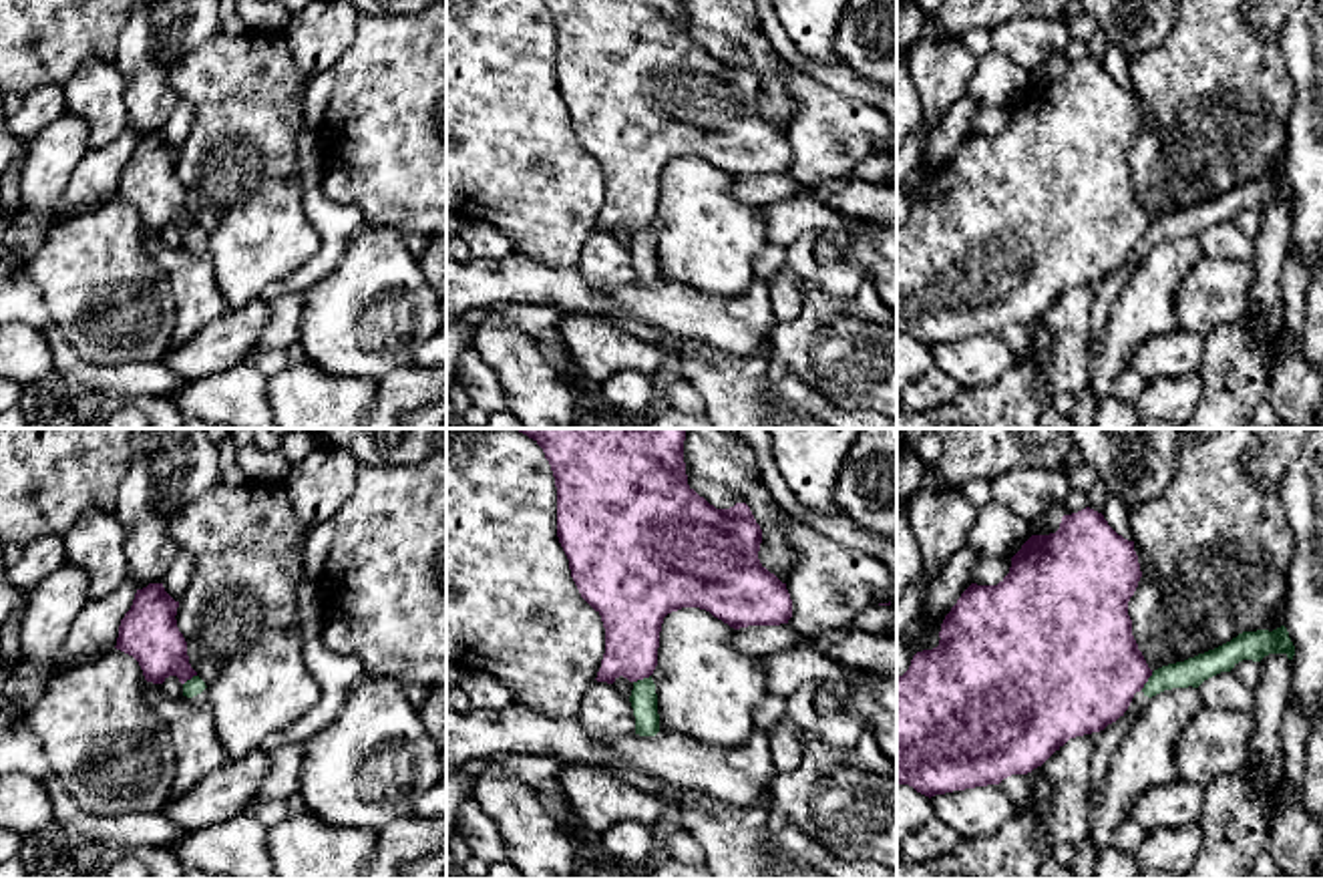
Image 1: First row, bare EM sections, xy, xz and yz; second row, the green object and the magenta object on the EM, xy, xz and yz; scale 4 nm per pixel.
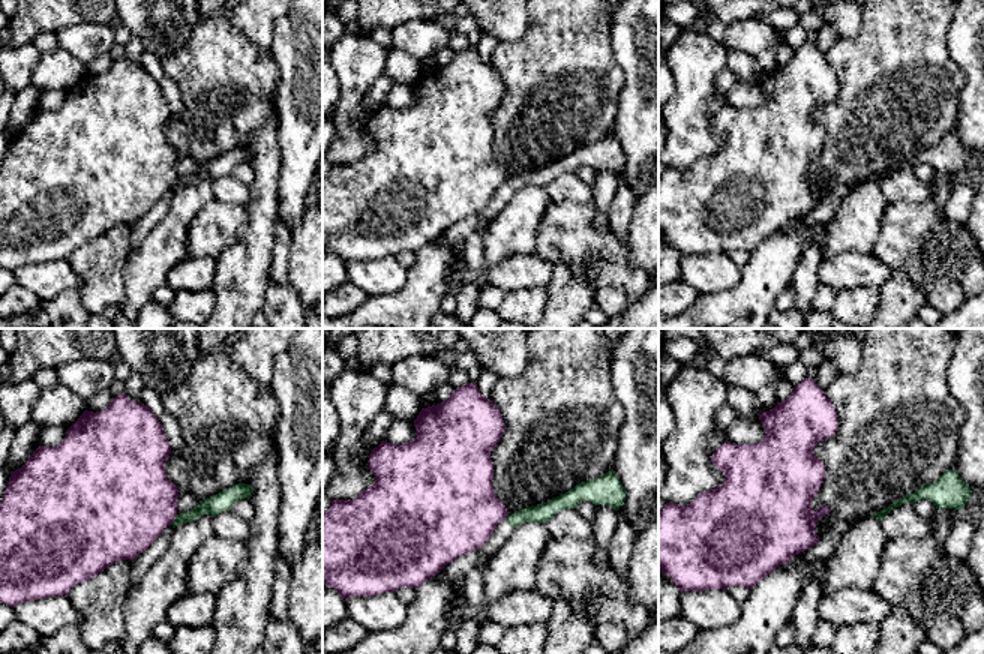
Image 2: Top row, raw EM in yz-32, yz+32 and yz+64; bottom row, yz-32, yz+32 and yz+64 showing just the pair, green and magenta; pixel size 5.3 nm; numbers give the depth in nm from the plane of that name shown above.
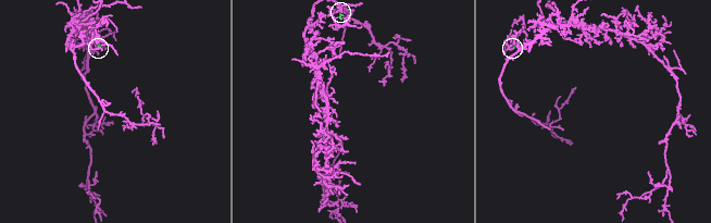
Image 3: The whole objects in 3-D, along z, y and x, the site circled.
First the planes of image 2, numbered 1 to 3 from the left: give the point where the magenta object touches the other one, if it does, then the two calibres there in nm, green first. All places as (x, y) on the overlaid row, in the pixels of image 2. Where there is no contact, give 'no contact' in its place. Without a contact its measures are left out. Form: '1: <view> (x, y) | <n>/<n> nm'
1: yz-32 (174, 519) | 100/440 nm
2: yz+32 (507, 518) | 100/400 nm
3: no contact

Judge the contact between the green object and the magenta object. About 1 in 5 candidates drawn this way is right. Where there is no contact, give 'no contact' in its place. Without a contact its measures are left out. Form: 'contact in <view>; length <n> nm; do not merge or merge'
contact in xz; length 80 nm; do not merge

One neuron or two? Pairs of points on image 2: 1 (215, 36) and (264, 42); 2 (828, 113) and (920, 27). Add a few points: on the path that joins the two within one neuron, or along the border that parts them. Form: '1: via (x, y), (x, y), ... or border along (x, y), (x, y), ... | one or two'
1: border along (227, 15), (260, 48), (270, 50) | two
2: via (851, 96), (897, 50) | one

